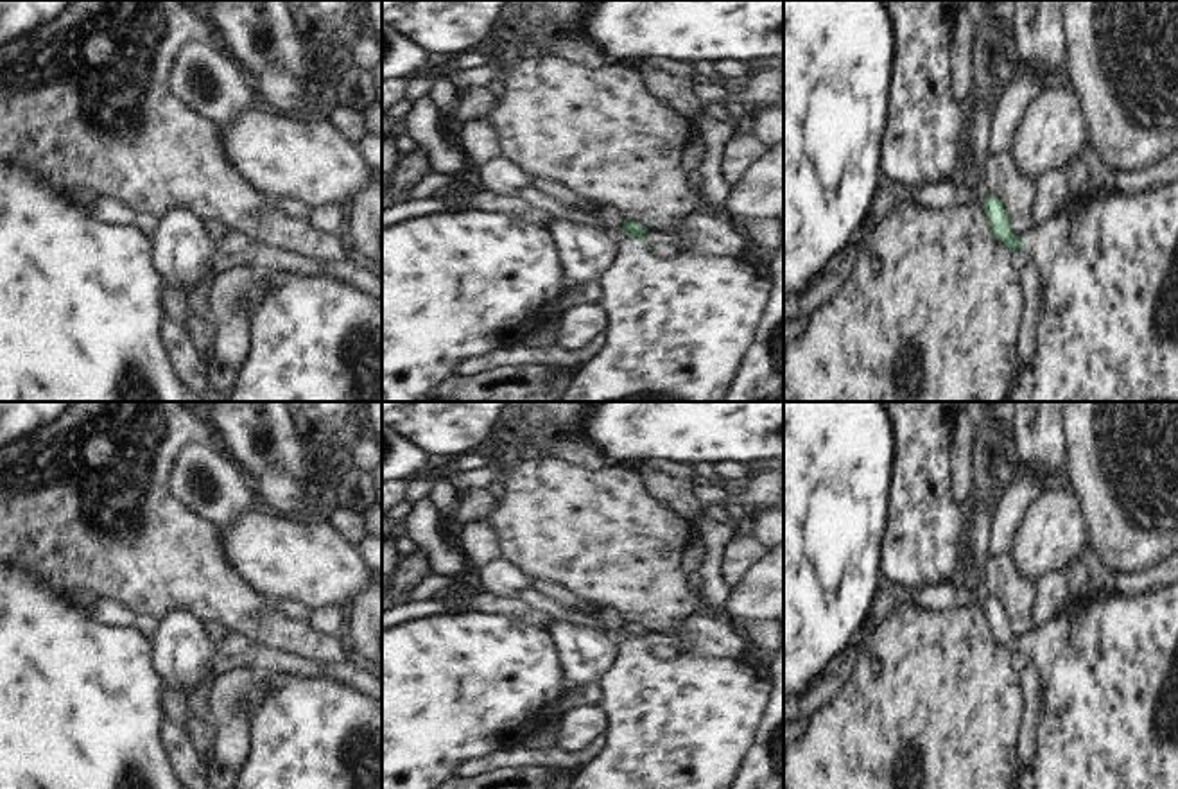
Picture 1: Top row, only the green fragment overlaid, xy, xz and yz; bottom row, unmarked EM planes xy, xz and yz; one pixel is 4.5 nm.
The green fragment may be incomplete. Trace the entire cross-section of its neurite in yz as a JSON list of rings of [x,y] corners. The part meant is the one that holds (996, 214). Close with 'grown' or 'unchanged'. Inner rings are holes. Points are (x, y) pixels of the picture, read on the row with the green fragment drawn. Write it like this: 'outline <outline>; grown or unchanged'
outline [[[1178,181],[1160,183],[1146,190],[1121,192],[1108,195],[1078,199],[1067,203],[1060,213],[1035,226],[1022,237],[1015,235],[1002,201],[990,194],[981,203],[986,222],[993,235],[1004,242],[1009,251],[1026,249],[1040,271],[1040,314],[1035,325],[1033,360],[1017,364],[1011,375],[1006,402],[1178,402]]]; grown

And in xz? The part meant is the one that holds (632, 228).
outline [[[624,219],[622,228],[628,237],[617,242],[613,262],[599,276],[597,303],[606,312],[604,342],[588,362],[572,371],[558,402],[723,402],[767,305],[767,267],[739,256],[706,258],[685,251],[658,258],[644,242],[645,226]]]; grown

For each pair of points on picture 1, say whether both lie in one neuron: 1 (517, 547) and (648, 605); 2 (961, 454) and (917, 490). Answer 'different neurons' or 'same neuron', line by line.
1: same neuron
2: different neurons

